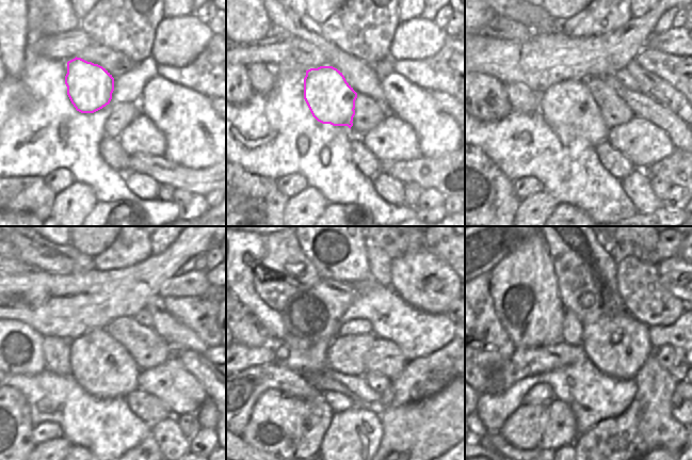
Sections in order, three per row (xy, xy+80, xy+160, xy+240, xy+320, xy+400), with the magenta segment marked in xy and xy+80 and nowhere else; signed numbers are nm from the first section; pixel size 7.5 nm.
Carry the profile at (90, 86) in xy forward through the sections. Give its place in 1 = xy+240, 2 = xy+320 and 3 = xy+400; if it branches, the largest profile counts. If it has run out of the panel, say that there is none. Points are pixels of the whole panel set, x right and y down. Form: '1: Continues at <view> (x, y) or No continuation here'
1: Continues at xy+240 (97, 360)
2: Continues at xy+320 (349, 362)
3: Continues at xy+400 (611, 368)

